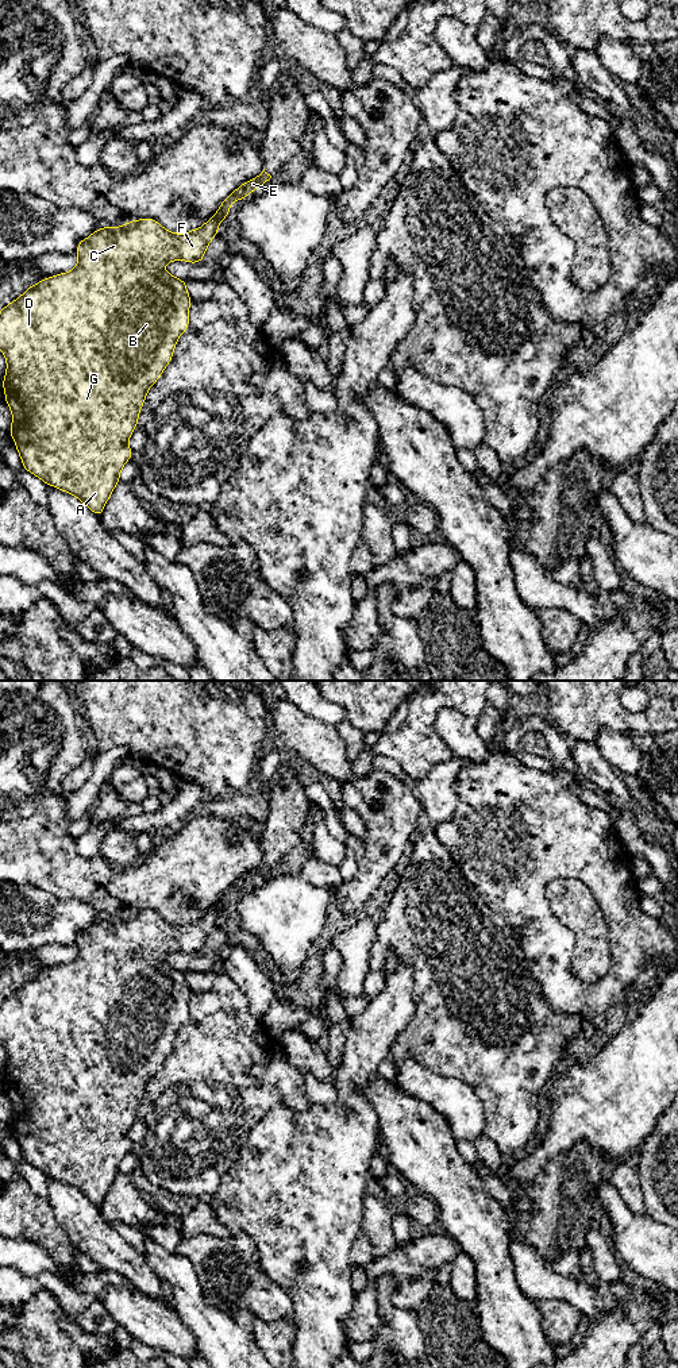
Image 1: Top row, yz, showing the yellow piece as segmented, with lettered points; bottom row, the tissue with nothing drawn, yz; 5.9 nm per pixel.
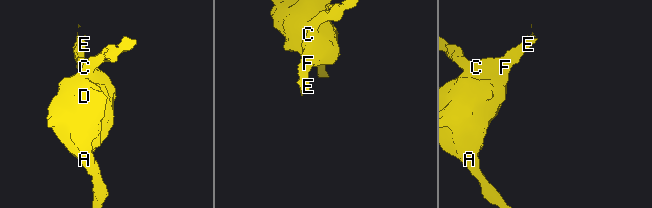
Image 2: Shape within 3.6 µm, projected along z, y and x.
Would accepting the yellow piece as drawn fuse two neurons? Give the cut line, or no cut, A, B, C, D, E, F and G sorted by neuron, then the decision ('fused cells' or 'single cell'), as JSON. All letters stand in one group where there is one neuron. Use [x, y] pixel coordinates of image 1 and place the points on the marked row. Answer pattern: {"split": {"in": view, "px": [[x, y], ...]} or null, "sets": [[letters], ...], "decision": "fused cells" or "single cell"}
{"split": null, "sets": [["A", "B", "C", "D", "E", "F", "G"]], "decision": "single cell"}

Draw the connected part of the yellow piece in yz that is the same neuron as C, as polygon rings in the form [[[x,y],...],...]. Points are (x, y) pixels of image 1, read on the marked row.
[[[263,169],[224,199],[204,226],[186,234],[170,232],[150,217],[130,220],[122,227],[99,228],[78,242],[78,263],[73,270],[41,280],[0,311],[0,350],[7,362],[1,386],[12,412],[8,433],[26,471],[77,497],[101,517],[124,463],[134,455],[128,440],[138,427],[147,392],[172,362],[177,340],[189,327],[192,298],[186,281],[166,273],[163,266],[170,261],[203,262],[205,250],[220,230],[219,221],[230,215],[231,204],[262,188],[270,178]]]

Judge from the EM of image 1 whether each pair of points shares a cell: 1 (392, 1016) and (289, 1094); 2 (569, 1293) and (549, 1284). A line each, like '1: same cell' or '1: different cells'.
1: different cells
2: same cell

